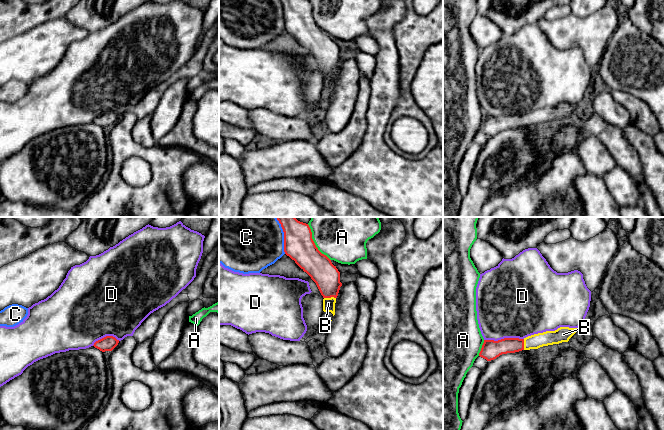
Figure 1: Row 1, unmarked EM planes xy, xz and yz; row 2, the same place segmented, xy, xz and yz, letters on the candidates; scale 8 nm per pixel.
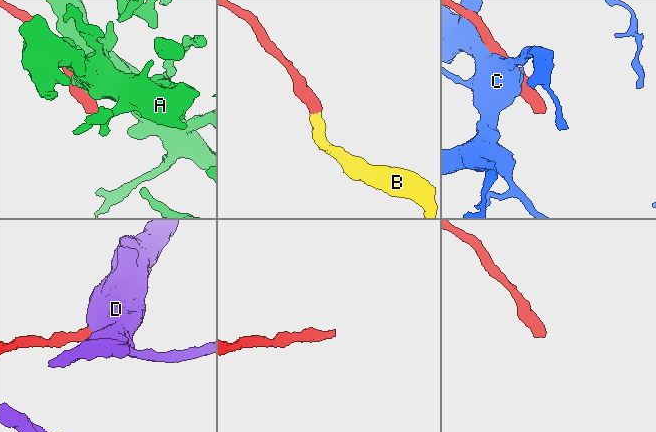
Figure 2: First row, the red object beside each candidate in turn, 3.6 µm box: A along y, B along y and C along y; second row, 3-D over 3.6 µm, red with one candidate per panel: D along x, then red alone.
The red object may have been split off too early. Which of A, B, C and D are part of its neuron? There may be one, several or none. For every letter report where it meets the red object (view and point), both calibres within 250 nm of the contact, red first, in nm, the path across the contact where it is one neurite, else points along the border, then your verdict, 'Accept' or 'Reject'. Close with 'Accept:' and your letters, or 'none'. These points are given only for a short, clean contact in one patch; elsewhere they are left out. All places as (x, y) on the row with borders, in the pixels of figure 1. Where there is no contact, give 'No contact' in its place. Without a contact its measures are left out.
A: Touches red at xz (314, 243). Thickness 240 nm (red) against 480 nm. Boundary: xz (307, 224), (315, 246), (330, 260). Reject
B: Touches red at xz (329, 297). Thickness 200 nm (red) against 100 nm. Path across: xz (321, 270), (327, 277), (329, 297), (328, 303). Accept
C: Touches red at xz (284, 235). Thickness 240 nm (red) against 480 nm. Reject
D: Touches red at yz (504, 338). Thickness 150 nm (red) against 500 nm. Boundary: yz (523, 338), (484, 340). Reject
Accept: B

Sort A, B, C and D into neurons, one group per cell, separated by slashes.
A / B / C / D

